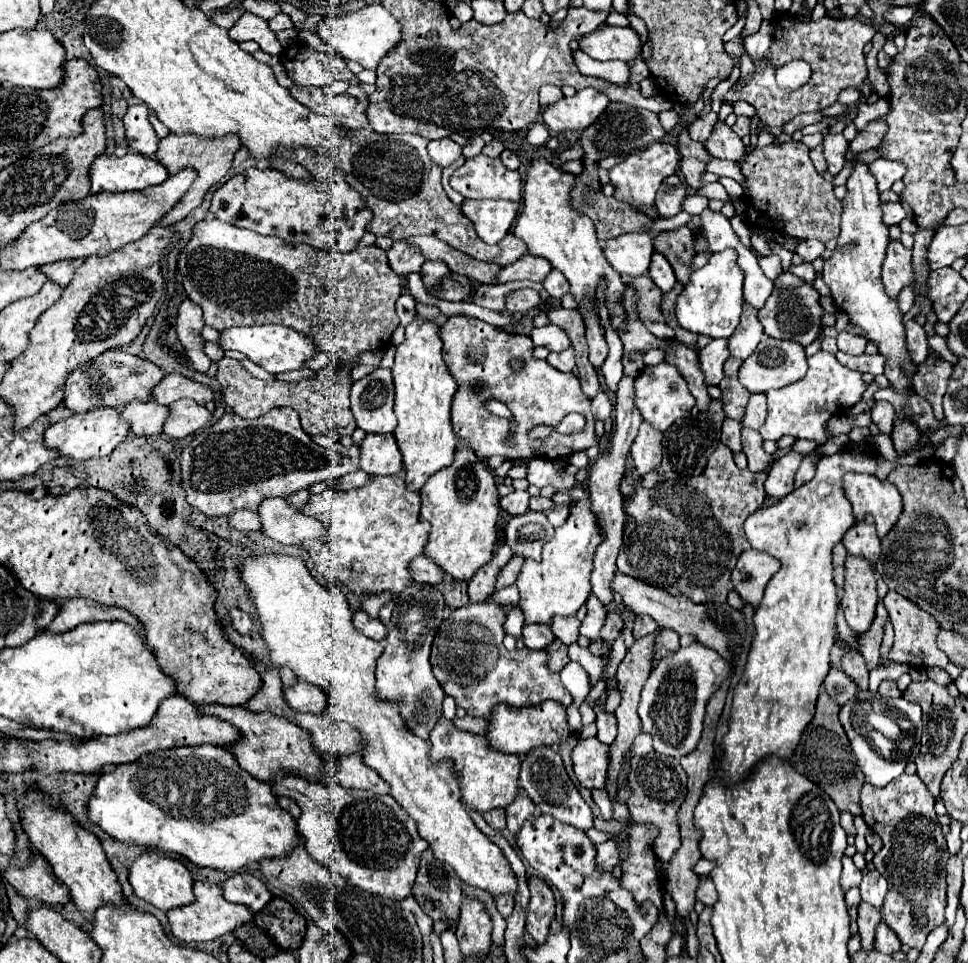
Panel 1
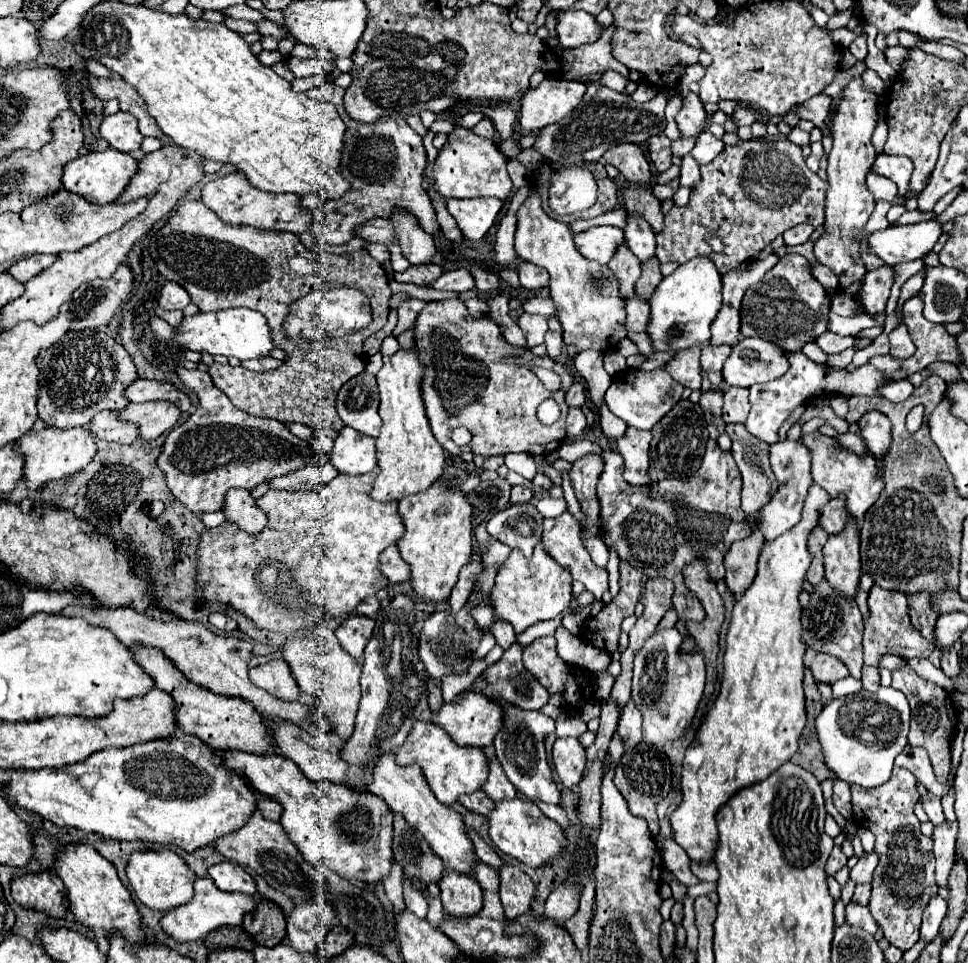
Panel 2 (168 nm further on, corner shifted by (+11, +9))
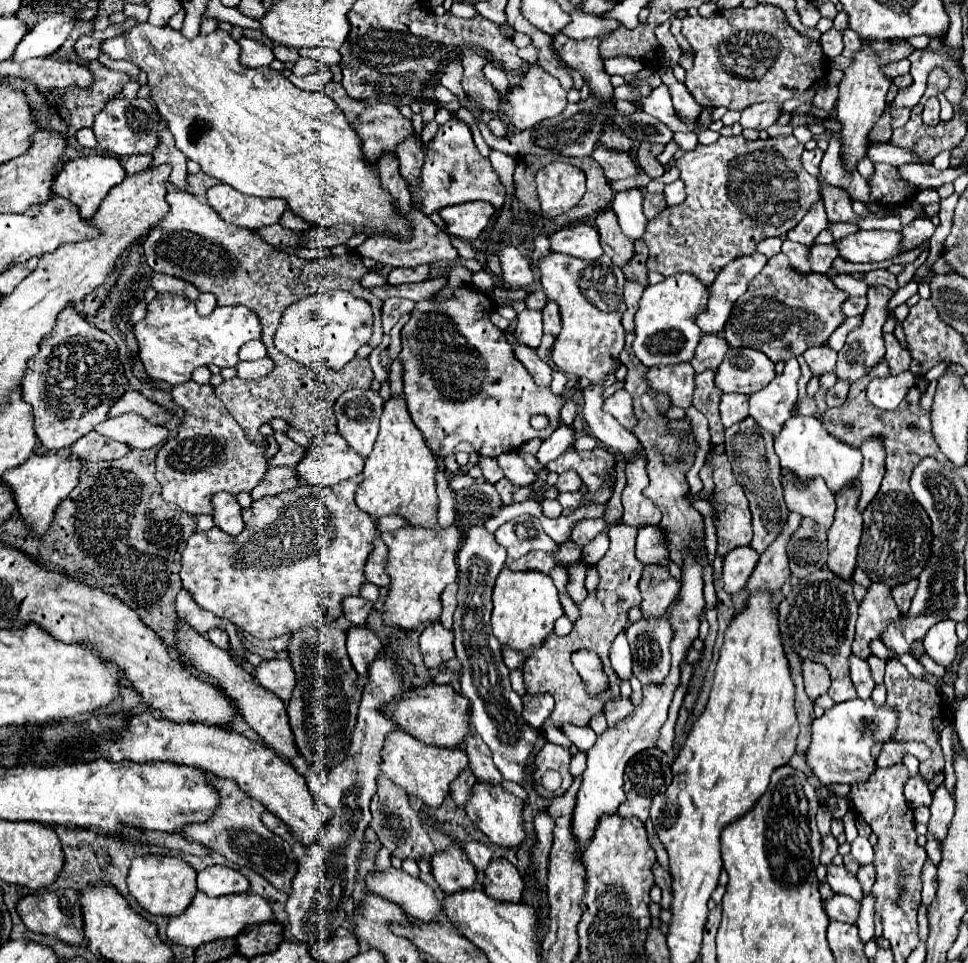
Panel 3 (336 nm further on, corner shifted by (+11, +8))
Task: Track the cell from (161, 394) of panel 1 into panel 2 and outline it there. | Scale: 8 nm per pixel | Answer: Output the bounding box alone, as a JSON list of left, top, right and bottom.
[124,379,192,411]

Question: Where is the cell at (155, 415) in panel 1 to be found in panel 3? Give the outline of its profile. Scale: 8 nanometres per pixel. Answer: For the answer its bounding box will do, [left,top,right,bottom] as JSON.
[70,430,130,462]

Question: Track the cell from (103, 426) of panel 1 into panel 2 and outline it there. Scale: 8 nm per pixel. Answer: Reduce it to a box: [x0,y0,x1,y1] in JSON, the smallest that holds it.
[14,427,96,491]

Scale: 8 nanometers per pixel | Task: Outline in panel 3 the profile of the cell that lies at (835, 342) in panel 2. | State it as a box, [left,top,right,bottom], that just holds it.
[804,344,838,376]

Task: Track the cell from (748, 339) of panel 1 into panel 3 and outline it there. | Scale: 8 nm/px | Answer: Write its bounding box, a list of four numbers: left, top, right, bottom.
[696,252,768,334]

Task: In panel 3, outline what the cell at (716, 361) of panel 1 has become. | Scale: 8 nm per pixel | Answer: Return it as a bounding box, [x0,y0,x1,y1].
[648,362,696,410]

